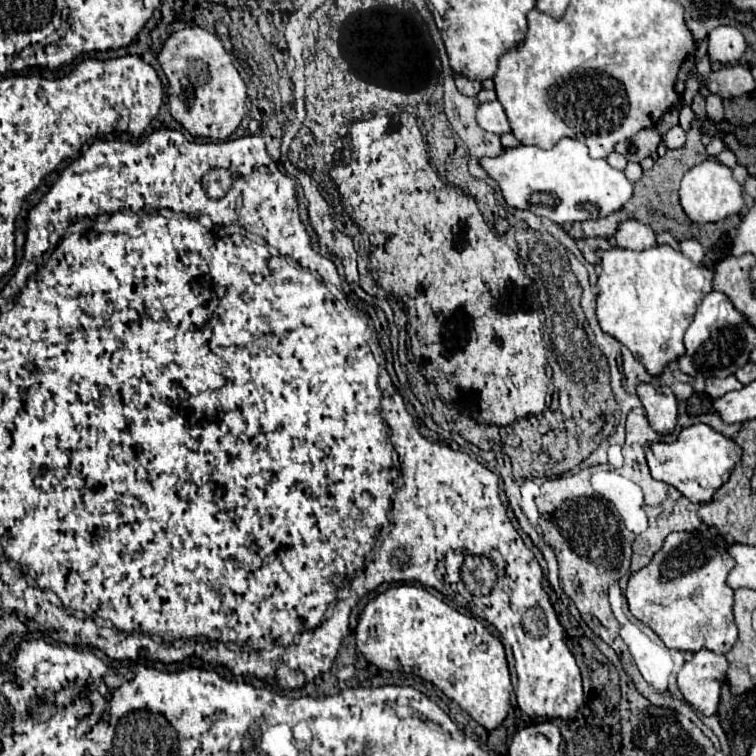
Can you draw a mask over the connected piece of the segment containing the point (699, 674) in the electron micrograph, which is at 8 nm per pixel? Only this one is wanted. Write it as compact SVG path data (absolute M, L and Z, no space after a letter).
M700 650L678 672L680 692L684 694L686 702L704 716L712 716L718 708L726 666L728 662L724 656L710 650Z

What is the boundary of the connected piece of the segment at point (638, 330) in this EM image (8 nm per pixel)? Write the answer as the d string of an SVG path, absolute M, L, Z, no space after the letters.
M658 244L648 250L626 250L626 248L610 248L604 250L602 258L602 272L598 276L598 322L602 330L614 336L618 342L628 346L636 360L640 360L652 376L660 376L662 368L680 358L684 354L684 332L690 326L696 306L704 300L706 294L712 292L712 276L714 272L694 264L688 256L674 250L670 244Z

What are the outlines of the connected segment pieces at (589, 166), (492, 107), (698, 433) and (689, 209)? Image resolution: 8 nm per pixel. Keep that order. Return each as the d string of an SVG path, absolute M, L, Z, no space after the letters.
M562 138L550 150L520 144L516 148L506 148L500 156L480 158L478 164L498 182L508 206L530 210L560 226L604 218L620 210L632 198L632 184L626 180L624 172L614 170L606 160L590 158L588 148L574 138Z
M498 100L480 104L478 112L476 112L476 122L478 122L480 128L484 128L486 132L492 132L492 134L510 132L506 112L504 112L504 108L502 108L502 104Z
M694 424L682 428L676 442L648 442L646 446L646 462L654 480L660 480L668 486L680 490L690 502L706 504L712 500L714 492L730 478L736 462L740 462L742 450L734 444L734 440L722 436L706 424Z
M708 158L684 174L680 186L680 204L694 222L718 222L742 210L742 186L734 180L730 168L718 164L714 158Z

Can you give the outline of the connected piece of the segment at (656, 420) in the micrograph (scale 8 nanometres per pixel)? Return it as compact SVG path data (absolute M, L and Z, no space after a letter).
M640 384L638 396L646 410L646 418L650 426L658 434L670 434L676 424L678 416L678 400L668 386L654 386L654 384Z

